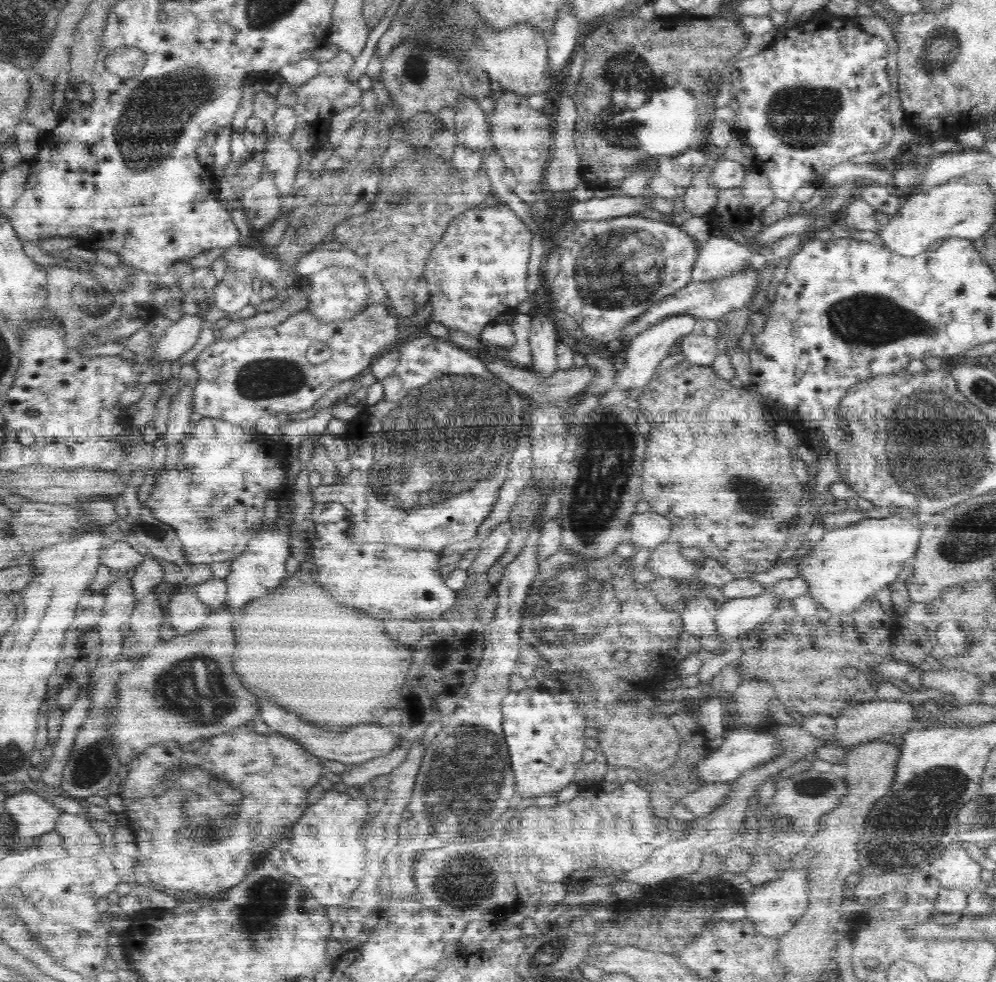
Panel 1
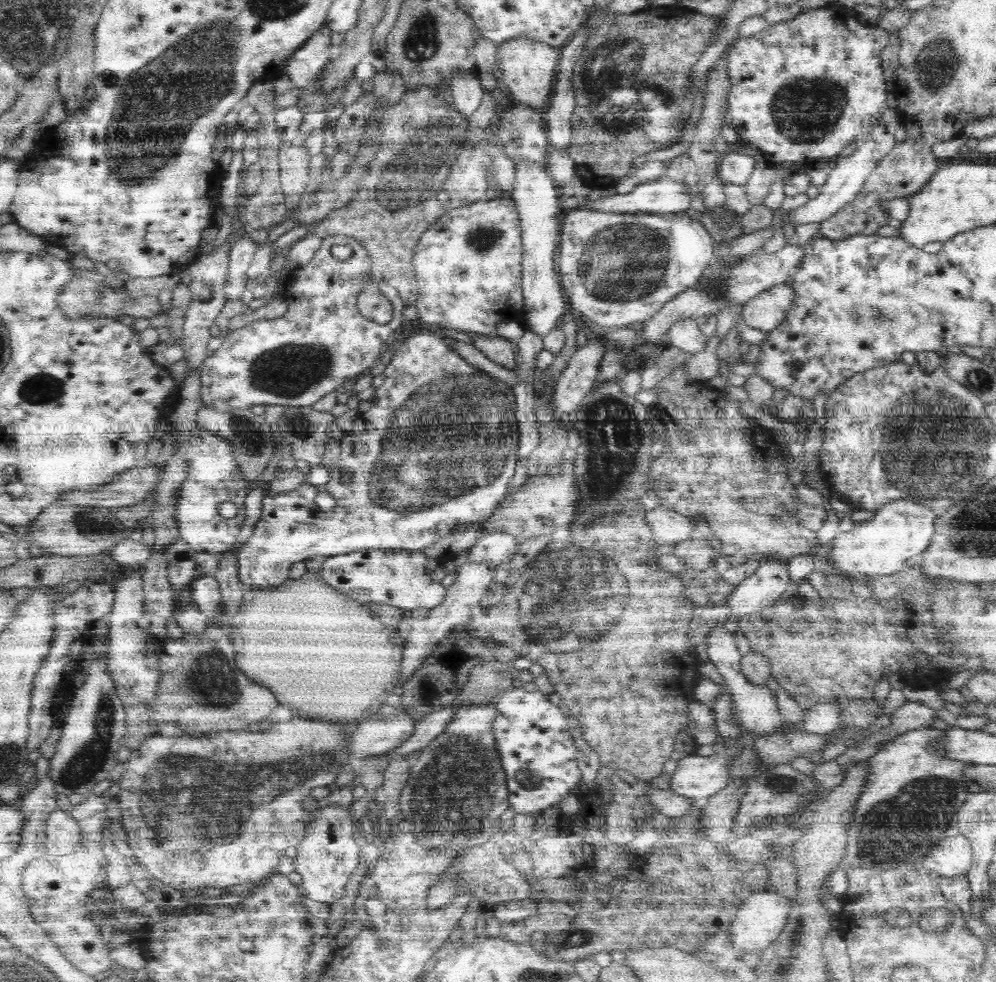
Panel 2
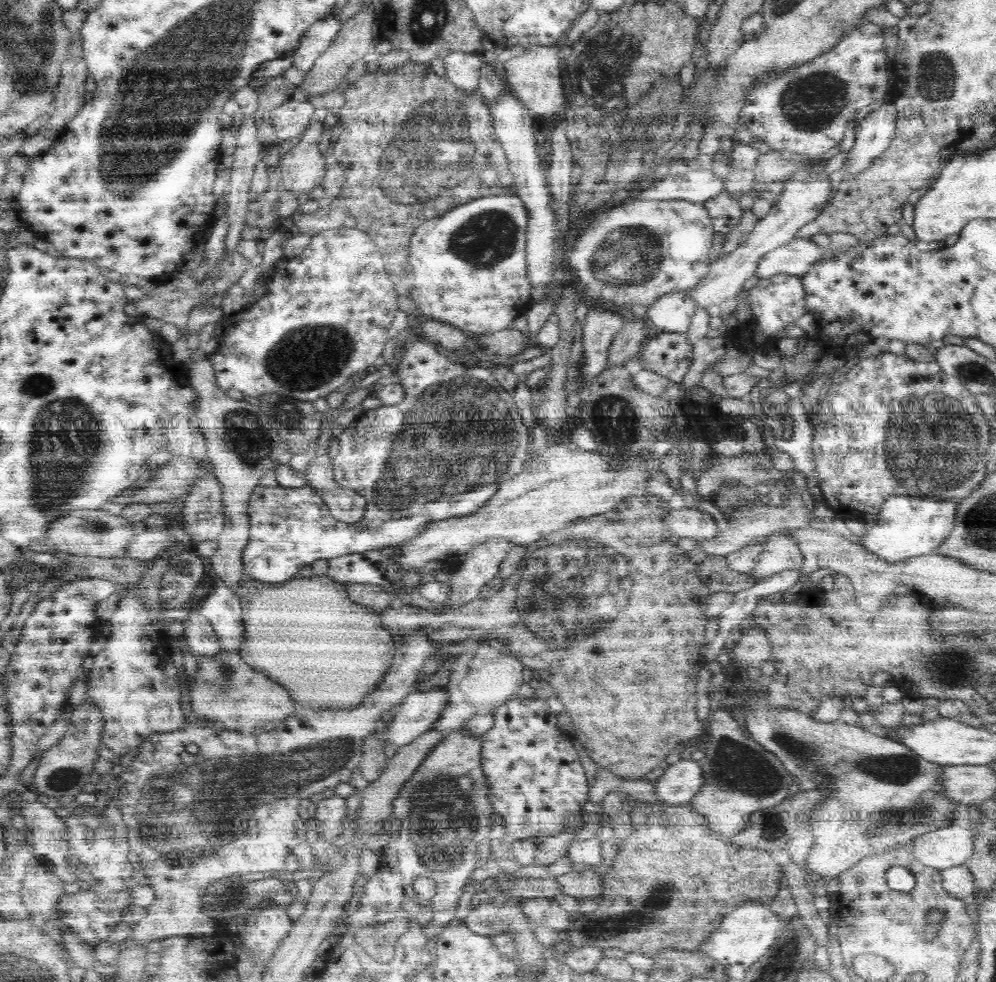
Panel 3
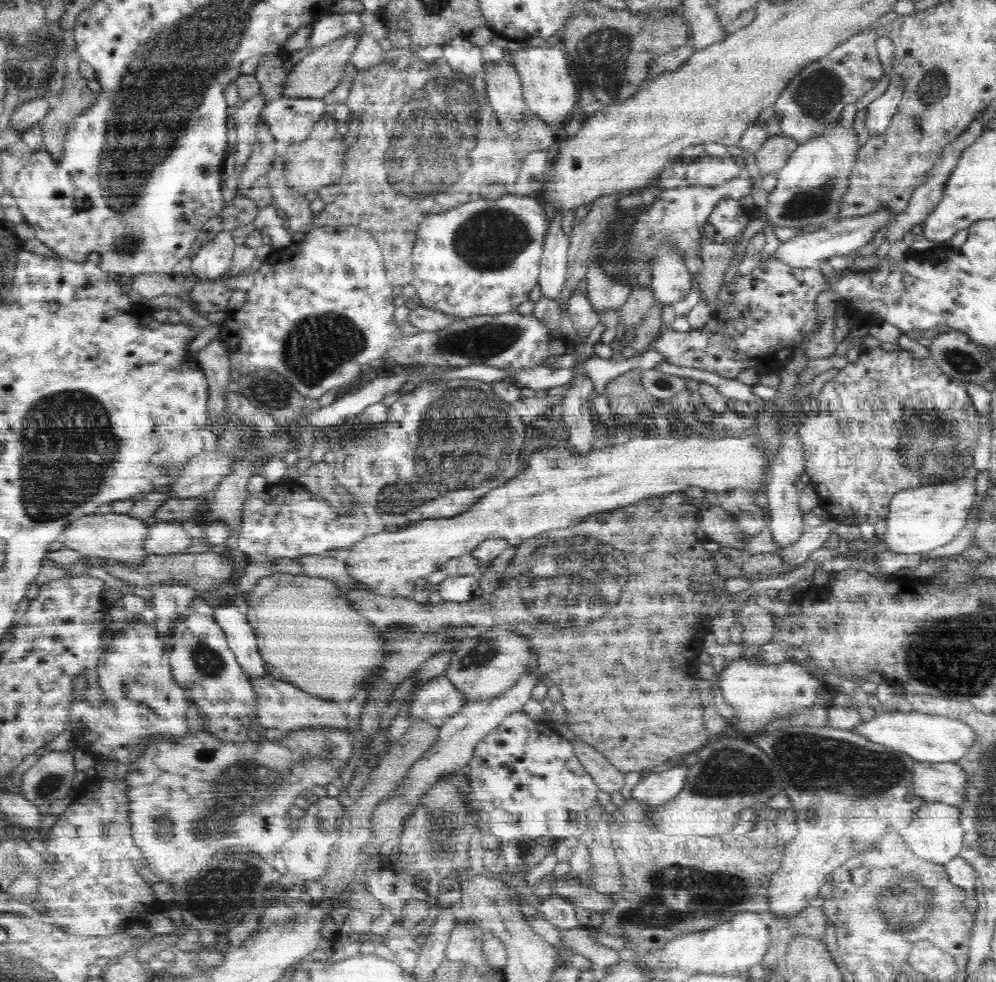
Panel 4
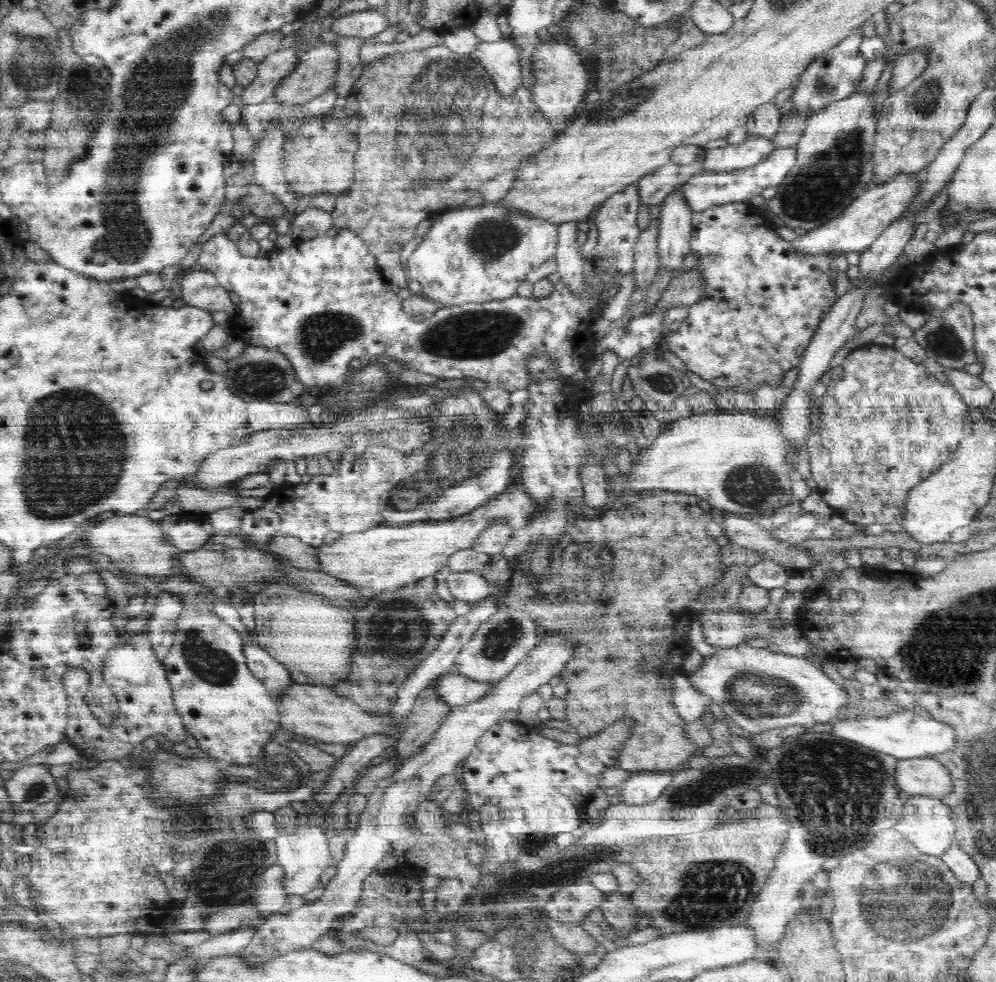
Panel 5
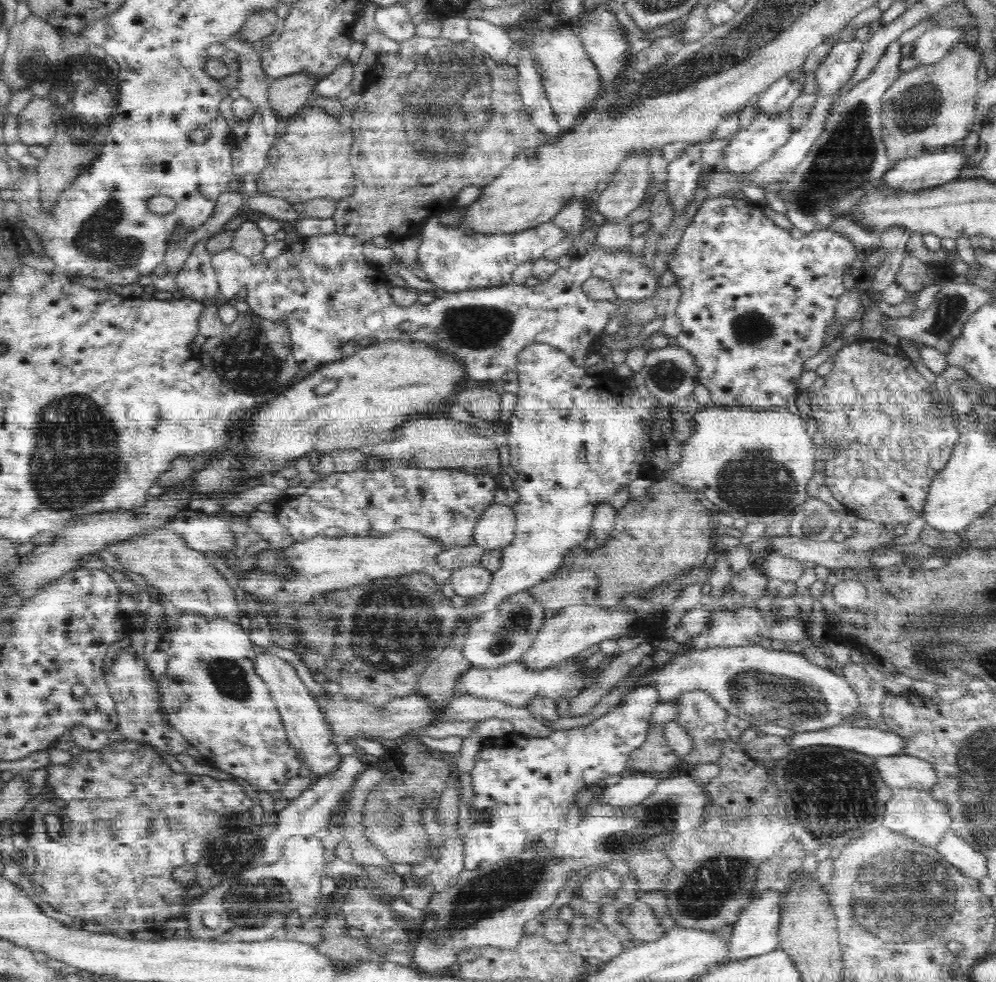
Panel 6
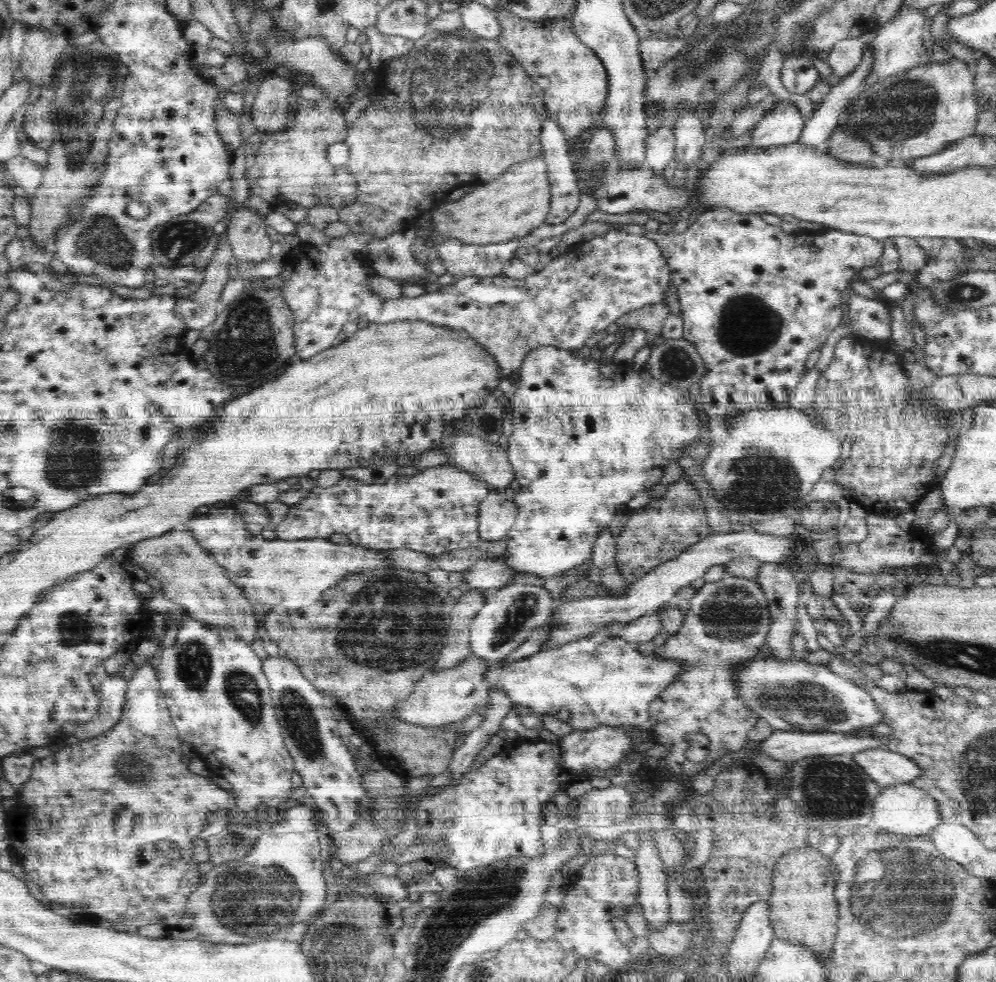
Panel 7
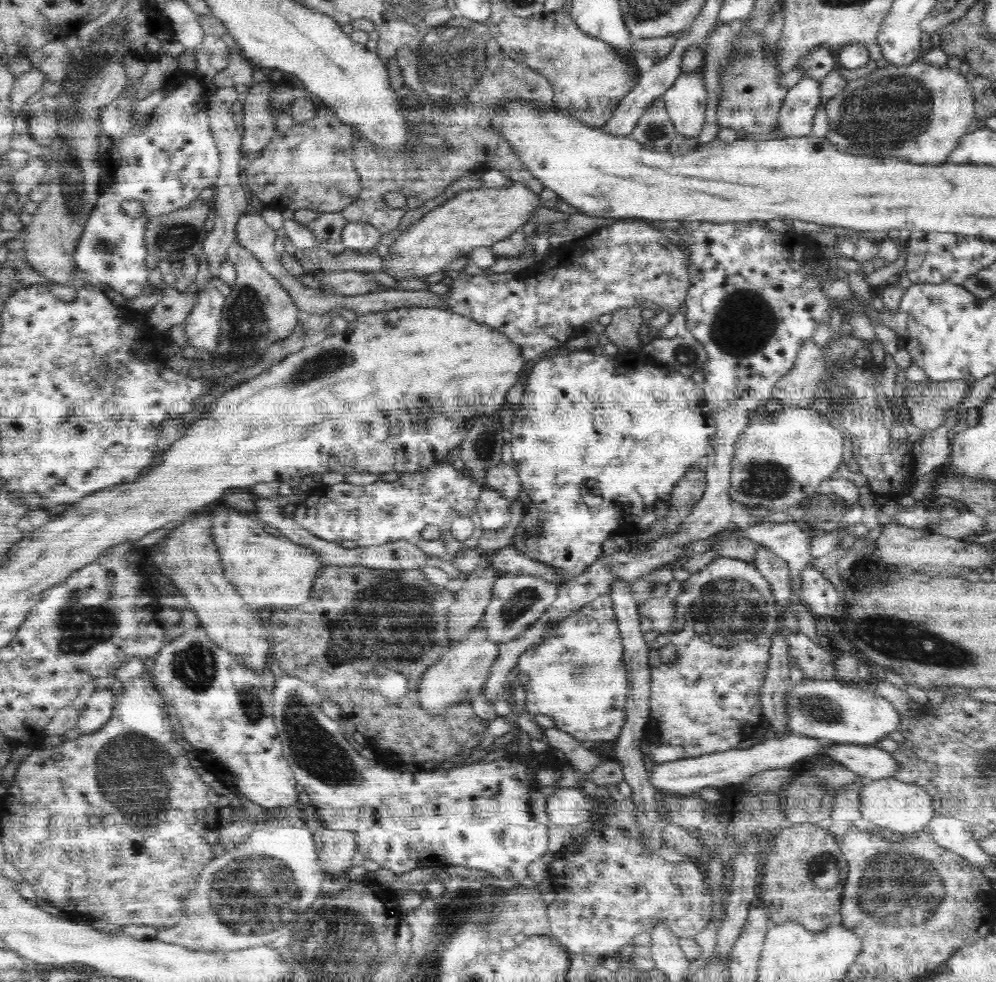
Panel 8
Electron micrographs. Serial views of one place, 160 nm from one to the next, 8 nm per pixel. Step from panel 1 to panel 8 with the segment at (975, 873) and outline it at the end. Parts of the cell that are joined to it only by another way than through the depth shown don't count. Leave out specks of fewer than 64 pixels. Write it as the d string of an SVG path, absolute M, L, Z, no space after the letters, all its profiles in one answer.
M880 778L869 780L860 790L860 810L862 818L874 822L876 826L888 828L900 834L915 834L922 832L928 822L934 818L933 801L927 791L920 786L899 782L895 778Z

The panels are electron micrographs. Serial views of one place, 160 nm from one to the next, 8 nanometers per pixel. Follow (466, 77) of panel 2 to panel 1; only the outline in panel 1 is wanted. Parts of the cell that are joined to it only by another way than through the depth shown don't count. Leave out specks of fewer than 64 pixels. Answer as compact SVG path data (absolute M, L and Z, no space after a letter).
M460 98L455 109L455 142L480 154L488 154L492 142L486 113L476 98Z

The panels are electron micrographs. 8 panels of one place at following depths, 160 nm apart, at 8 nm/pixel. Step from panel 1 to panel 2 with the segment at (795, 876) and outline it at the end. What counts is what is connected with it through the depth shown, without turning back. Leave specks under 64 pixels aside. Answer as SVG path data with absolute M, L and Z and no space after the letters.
M775 890L758 891L748 896L736 912L736 918L730 923L730 936L734 947L746 951L761 951L771 946L777 939L788 922L792 899L776 893Z

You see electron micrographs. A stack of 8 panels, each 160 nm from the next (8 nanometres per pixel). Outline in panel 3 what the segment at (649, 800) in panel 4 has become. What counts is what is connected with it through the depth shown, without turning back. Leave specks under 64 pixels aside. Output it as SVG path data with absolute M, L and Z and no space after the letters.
M686 755L673 765L665 766L665 773L654 781L654 785L661 804L690 804L704 787L702 765Z

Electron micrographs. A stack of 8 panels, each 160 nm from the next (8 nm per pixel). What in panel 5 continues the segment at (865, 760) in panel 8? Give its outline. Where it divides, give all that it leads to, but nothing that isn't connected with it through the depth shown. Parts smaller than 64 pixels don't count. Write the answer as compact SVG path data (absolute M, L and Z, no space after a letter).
M934 757L899 759L896 785L907 796L928 796L942 800L953 790L948 769Z

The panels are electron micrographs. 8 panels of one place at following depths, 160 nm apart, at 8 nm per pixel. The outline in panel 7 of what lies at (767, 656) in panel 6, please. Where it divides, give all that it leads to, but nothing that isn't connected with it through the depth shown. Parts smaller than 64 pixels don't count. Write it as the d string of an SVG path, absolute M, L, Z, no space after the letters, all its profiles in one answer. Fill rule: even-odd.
M605 629L566 642L555 650L540 650L508 666L492 664L484 681L489 689L502 690L513 704L528 706L539 717L564 709L571 713L568 722L574 730L594 730L598 726L648 725L650 704L682 674L683 667L674 660L646 656L633 644L613 638ZM772 656L760 657L740 666L734 674L734 681L738 687L738 699L775 731L858 735L862 730L884 723L880 709L866 690L824 665L794 658L785 662Z

